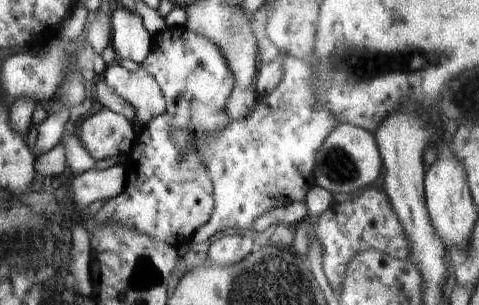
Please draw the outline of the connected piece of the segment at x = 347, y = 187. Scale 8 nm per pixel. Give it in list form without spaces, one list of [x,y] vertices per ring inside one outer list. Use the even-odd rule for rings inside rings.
[[[340,123],[314,156],[314,183],[332,194],[354,194],[373,186],[382,170],[382,156],[371,132],[350,123]]]

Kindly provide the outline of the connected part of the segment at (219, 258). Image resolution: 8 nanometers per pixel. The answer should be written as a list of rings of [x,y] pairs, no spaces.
[[[250,233],[244,234],[226,234],[218,240],[214,240],[208,249],[208,262],[220,265],[220,266],[232,266],[240,260],[244,260],[248,254],[254,251],[254,248],[258,248],[258,242],[251,236]]]

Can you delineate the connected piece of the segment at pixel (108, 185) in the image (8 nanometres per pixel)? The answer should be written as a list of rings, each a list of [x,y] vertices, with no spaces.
[[[120,165],[104,170],[90,169],[84,174],[74,176],[71,182],[74,197],[71,200],[75,209],[81,213],[96,200],[116,198],[123,191],[126,176],[125,167]]]

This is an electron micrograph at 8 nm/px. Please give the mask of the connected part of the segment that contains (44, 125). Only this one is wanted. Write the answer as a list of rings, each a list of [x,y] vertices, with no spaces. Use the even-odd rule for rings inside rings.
[[[62,108],[56,114],[49,114],[41,124],[38,124],[38,138],[35,148],[32,150],[34,158],[50,152],[60,140],[64,139],[64,126],[66,126],[68,119],[69,110]]]

